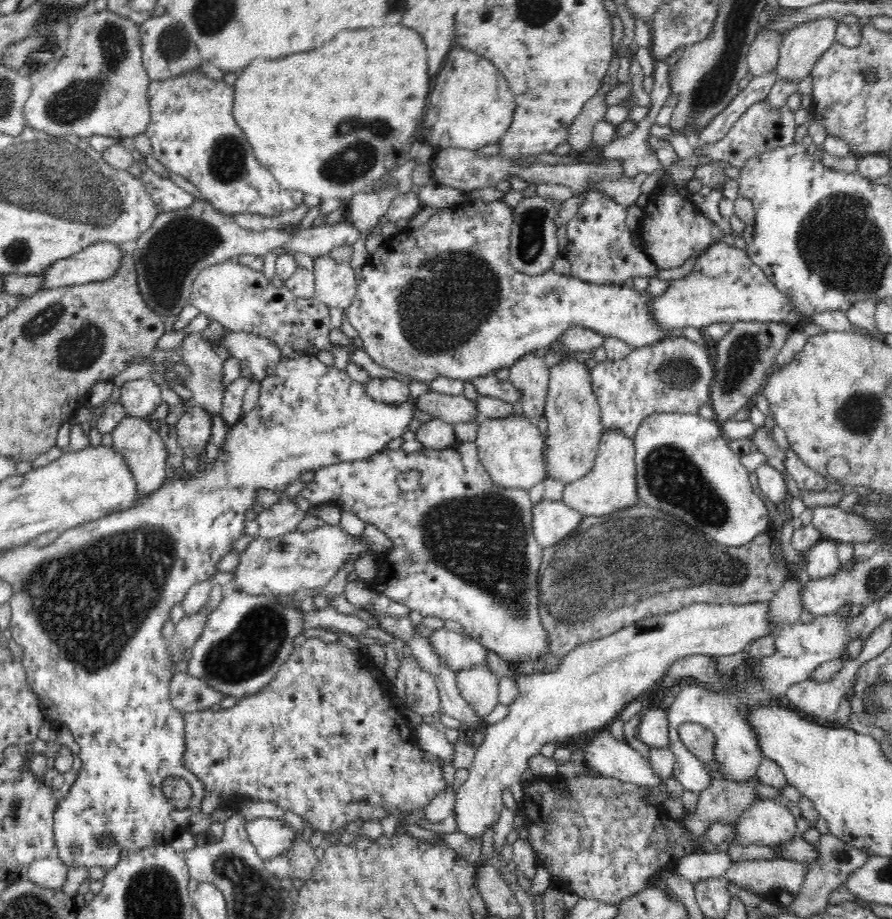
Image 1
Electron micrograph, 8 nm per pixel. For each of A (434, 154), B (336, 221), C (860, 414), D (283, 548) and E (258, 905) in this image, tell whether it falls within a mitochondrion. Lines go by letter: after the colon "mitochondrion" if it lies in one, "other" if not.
A: other
B: other
C: mitochondrion
D: mitochondrion
E: mitochondrion

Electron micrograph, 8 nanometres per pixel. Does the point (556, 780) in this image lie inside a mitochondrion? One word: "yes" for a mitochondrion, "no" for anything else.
no

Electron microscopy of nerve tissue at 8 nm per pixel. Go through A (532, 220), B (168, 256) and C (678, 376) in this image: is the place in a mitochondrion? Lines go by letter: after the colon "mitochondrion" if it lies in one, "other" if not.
A: mitochondrion
B: mitochondrion
C: mitochondrion

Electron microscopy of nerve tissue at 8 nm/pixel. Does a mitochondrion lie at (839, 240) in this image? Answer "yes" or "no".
yes

